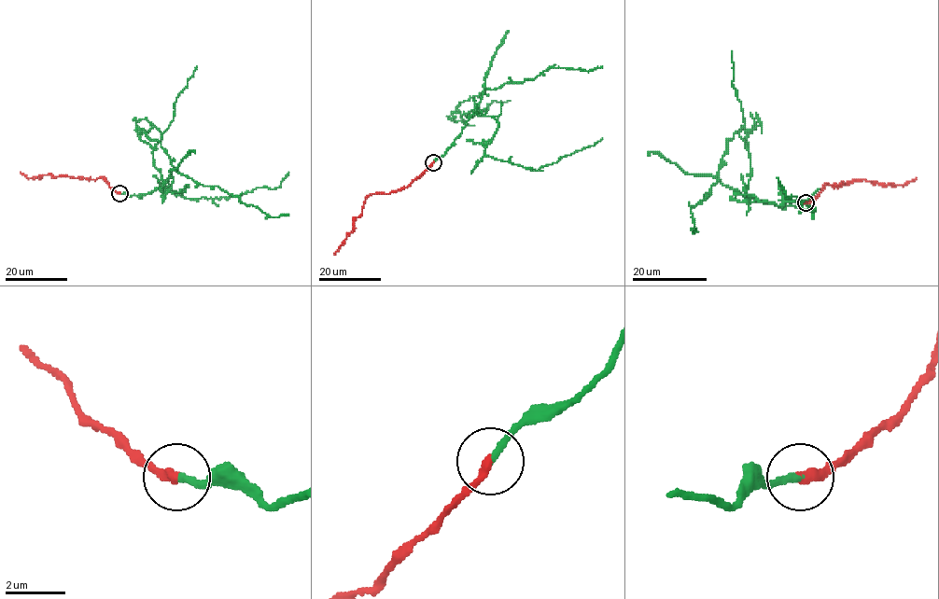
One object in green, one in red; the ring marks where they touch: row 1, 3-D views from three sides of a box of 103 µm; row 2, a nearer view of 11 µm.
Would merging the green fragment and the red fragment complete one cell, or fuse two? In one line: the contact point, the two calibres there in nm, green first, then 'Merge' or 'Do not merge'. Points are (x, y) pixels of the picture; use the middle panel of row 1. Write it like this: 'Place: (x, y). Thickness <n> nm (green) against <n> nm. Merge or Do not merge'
Place: (433, 162). Thickness 220 nm (green) against 320 nm. Do not merge

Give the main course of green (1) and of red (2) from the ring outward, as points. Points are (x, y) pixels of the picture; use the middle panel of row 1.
1: (433, 162), (476, 112), (450, 119), (466, 124), (456, 107), (464, 100), (551, 65), (602, 68)
2: (433, 162), (408, 187), (392, 192), (371, 194), (366, 199), (362, 213), (355, 219), (353, 229), (334, 255)

